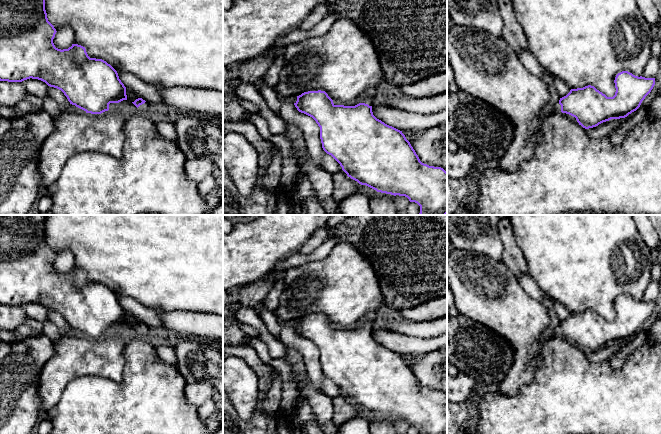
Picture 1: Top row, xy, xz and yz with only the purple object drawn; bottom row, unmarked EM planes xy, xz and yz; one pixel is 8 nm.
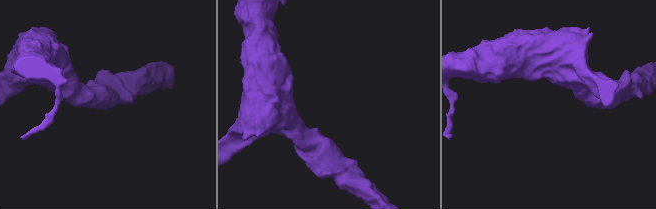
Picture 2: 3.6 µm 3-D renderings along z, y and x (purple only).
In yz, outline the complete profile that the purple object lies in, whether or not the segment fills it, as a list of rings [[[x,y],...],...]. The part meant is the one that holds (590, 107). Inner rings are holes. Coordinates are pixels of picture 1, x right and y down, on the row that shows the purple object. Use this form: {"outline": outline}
{"outline": [[[622,71],[616,75],[614,83],[616,92],[613,97],[607,97],[591,85],[571,89],[555,104],[554,112],[562,112],[575,117],[579,125],[585,129],[596,127],[611,119],[625,118],[640,107],[642,101],[653,89],[655,78],[638,77],[628,71]]]}

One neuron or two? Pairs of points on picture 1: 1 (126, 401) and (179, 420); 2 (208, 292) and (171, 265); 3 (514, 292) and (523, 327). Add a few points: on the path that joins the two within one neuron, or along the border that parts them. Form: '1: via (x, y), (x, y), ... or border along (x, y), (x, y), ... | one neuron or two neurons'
1: via (139, 414), (145, 420), (166, 420) | one neuron
2: via (199, 283), (180, 265) | one neuron
3: via (514, 301), (514, 314), (518, 318) | one neuron

